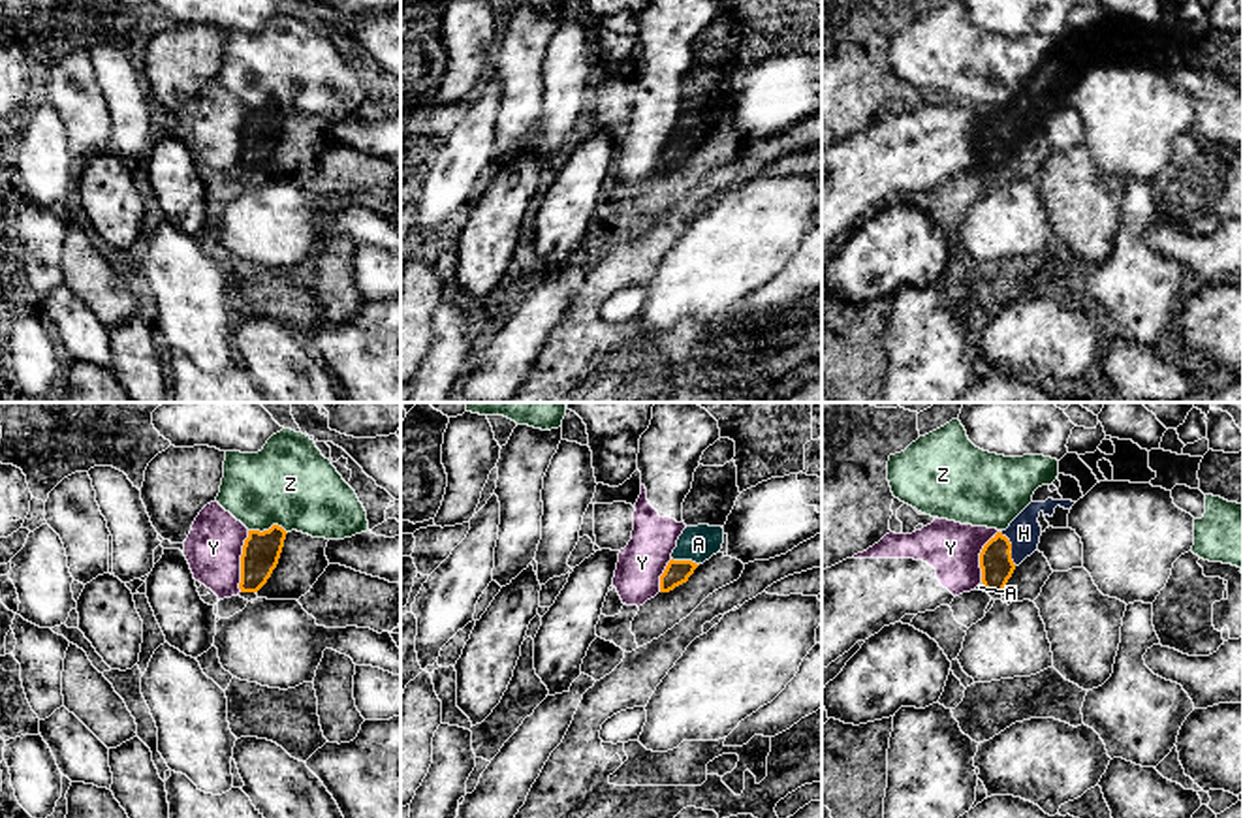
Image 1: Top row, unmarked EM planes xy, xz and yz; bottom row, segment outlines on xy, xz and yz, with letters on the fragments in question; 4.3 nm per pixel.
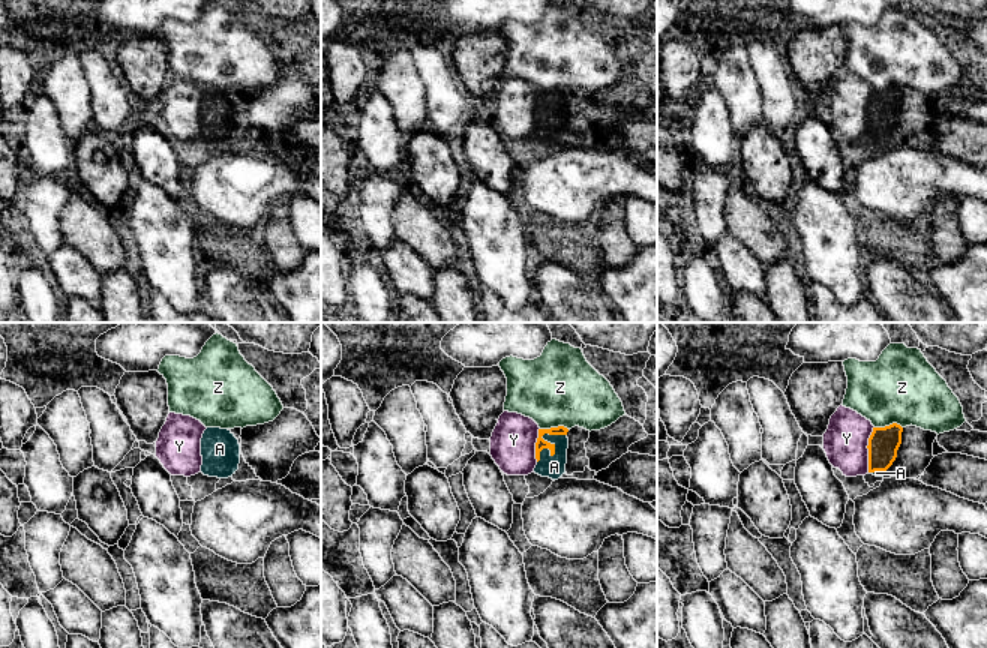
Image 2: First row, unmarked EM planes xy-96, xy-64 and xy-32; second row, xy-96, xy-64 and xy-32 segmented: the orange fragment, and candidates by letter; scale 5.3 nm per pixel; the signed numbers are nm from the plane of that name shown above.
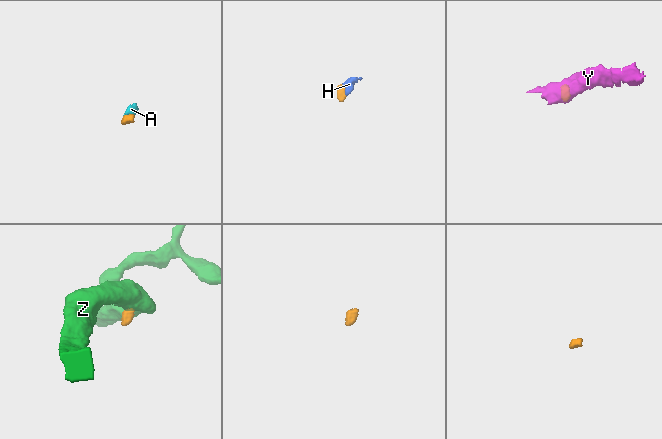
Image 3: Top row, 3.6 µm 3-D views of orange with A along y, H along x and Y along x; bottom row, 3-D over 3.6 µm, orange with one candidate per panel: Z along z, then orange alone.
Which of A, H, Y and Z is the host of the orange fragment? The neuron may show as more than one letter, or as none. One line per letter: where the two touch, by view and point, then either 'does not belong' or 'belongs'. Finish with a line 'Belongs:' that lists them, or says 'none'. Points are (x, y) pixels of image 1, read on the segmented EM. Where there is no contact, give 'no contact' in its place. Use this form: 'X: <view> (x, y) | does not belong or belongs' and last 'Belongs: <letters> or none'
A: xz (685, 561) | belongs
H: yz (1010, 550) | belongs
Y: xy (241, 561) | does not belong
Z: xy (269, 529) | does not belong
Belongs: A, H

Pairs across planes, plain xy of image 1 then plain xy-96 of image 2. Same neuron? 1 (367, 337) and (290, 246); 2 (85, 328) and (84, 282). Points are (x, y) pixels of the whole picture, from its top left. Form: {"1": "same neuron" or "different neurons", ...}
{"1": "different neurons", "2": "same neuron"}

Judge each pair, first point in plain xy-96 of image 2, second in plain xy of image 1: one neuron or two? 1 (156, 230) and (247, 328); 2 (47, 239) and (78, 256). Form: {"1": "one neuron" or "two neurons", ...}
{"1": "two neurons", "2": "two neurons"}

